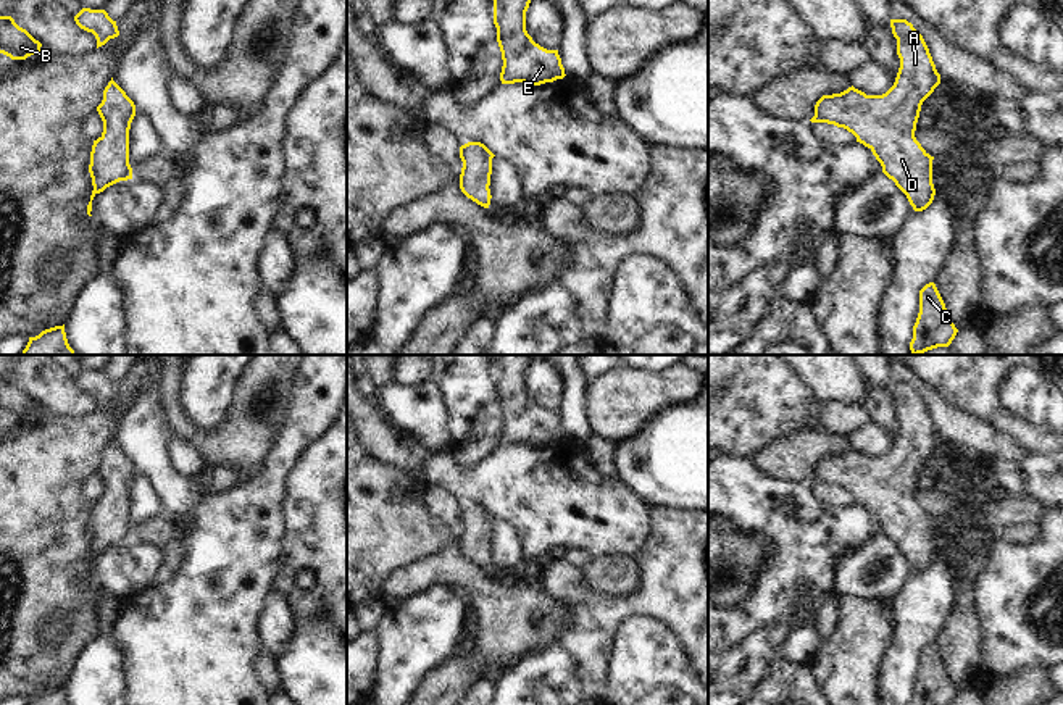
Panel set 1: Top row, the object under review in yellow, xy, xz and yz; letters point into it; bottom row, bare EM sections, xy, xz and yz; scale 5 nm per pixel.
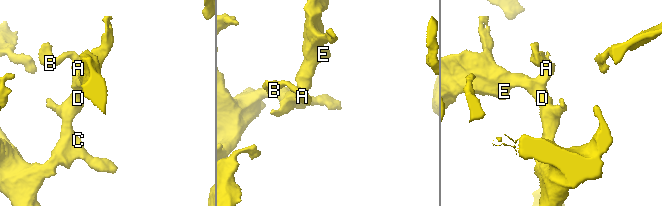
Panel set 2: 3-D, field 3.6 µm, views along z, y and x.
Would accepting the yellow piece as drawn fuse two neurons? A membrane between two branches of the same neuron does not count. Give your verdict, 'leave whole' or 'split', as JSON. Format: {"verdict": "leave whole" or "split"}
{"verdict": "leave whole"}

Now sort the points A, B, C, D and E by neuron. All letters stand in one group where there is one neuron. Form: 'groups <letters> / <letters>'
groups A B C D E

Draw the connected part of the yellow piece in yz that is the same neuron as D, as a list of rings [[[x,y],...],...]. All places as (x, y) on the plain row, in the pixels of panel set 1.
[[[890,381],[897,400],[900,429],[894,447],[882,457],[866,457],[853,447],[840,455],[823,457],[815,466],[811,484],[827,484],[844,489],[868,508],[882,528],[882,534],[907,557],[915,573],[926,571],[936,557],[932,545],[932,521],[915,499],[923,463],[940,445],[929,410],[923,397],[907,381]]]

